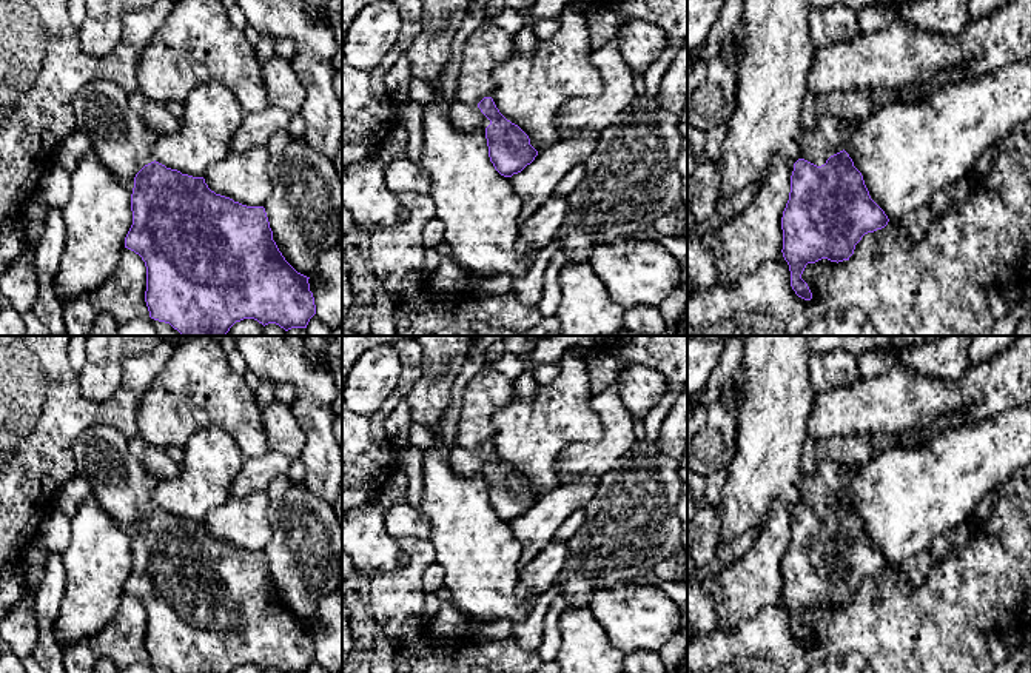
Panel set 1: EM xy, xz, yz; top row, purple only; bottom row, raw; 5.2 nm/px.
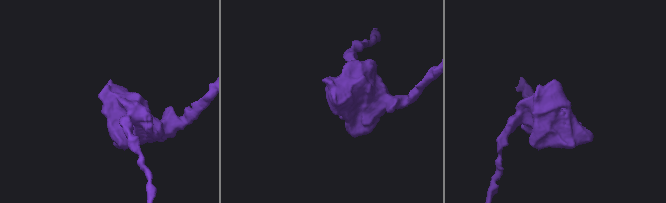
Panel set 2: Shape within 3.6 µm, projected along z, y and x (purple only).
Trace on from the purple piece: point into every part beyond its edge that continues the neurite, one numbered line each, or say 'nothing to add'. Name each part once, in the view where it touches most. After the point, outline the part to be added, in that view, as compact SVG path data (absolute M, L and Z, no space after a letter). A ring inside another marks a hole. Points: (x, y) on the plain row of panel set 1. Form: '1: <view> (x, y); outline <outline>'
1: yz (829, 481); outline M832 460L820 462L814 473L803 476L801 504L821 511L826 505L843 496L854 480L857 467Z

